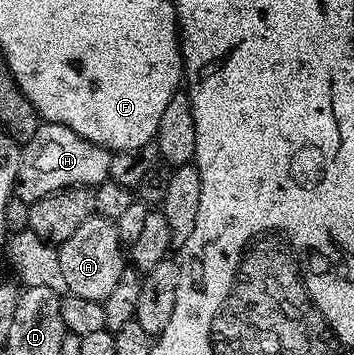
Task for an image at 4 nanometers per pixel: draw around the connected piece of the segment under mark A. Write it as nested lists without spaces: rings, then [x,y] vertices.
[[[98,214],[81,222],[81,226],[77,226],[77,230],[73,230],[71,237],[58,245],[58,249],[67,292],[77,298],[93,298],[101,302],[112,292],[125,267],[125,252],[119,243],[115,222]]]

